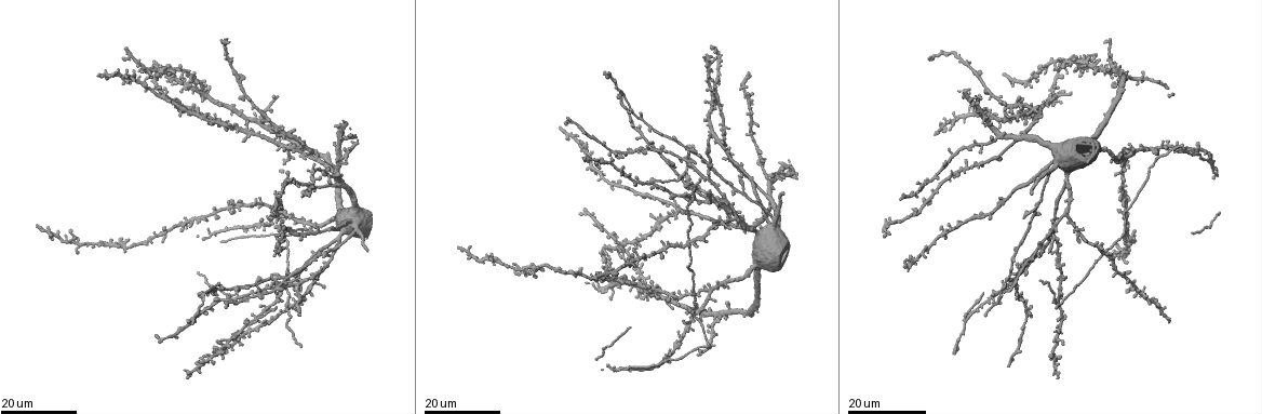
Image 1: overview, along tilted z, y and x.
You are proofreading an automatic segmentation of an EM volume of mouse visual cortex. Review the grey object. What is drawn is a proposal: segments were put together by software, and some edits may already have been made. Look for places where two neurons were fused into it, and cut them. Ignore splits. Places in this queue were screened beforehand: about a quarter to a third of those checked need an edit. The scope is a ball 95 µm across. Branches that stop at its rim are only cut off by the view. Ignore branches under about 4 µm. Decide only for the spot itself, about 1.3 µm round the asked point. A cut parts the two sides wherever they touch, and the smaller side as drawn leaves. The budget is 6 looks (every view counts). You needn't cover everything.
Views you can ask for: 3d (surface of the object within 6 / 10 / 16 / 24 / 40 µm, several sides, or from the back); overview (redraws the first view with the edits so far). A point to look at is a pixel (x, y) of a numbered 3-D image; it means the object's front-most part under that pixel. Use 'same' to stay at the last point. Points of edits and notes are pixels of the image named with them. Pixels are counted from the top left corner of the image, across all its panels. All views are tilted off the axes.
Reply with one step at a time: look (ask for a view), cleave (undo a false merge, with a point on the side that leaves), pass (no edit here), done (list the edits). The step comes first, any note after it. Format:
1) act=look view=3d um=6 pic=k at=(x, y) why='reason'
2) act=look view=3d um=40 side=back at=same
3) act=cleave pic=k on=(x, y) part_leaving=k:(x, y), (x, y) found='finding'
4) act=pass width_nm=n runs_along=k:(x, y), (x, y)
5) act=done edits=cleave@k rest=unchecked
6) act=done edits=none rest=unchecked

act=look view=3d um=16 pic=1 at=(312, 155) why='looks like a crossing'

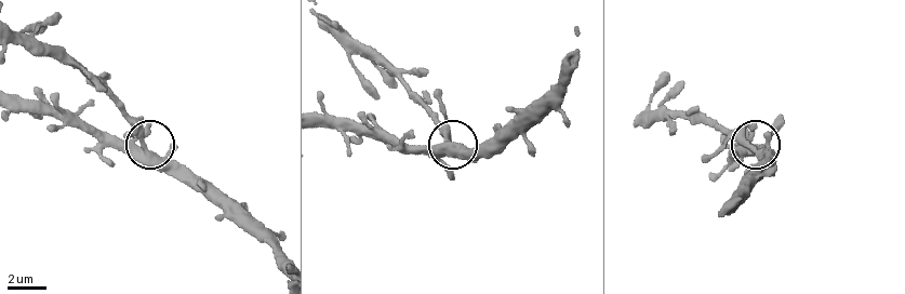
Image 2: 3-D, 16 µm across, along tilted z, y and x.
act=look view=3d um=10 pic=2 at=(143, 145) why='zoom in'

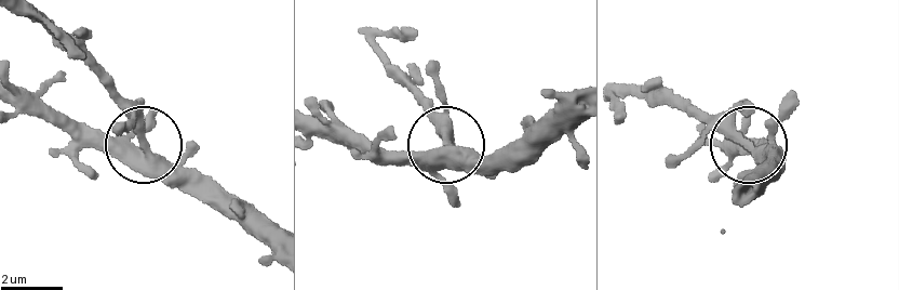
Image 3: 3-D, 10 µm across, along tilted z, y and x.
act=pass width_nm=400 found='one neuron here'

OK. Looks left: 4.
act=look view=3d um=24 pic=1 at=(686, 240) why='small branch off a trunk'

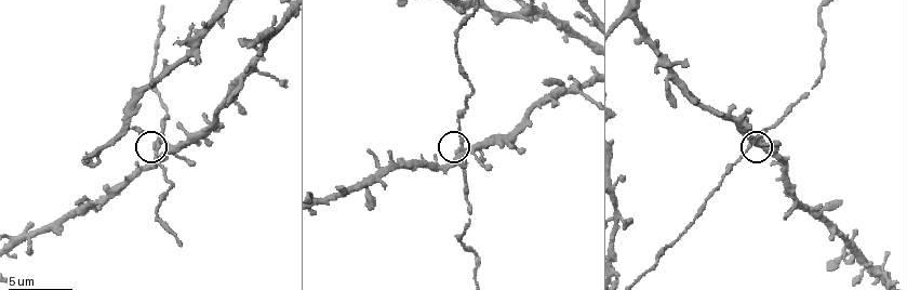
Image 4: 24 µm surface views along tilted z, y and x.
act=look view=3d um=10 pic=4 at=(157, 140)

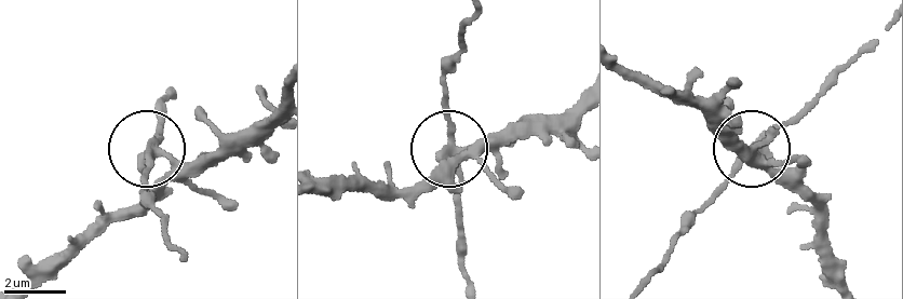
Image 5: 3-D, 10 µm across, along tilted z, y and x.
act=pass side_arm_um=23 runs_along=5:(580, 97), (555, 114), (455, 149), (442, 110), (444, 64) found='all the same neuron'

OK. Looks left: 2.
act=look view=3d um=16 pic=1 at=(1126, 156) why='four-way junction'

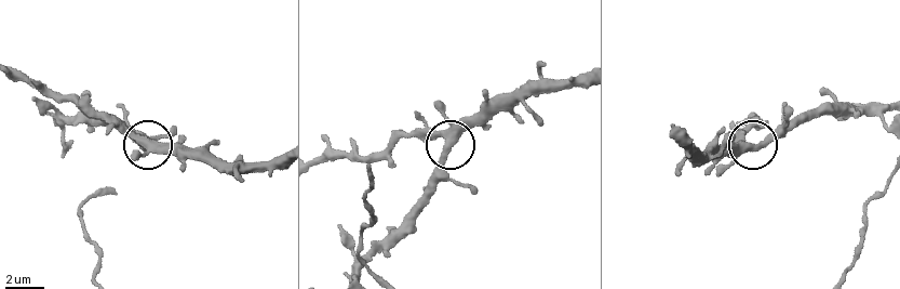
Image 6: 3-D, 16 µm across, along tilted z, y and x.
act=look view=3d um=6 pic=6 at=(449, 139)

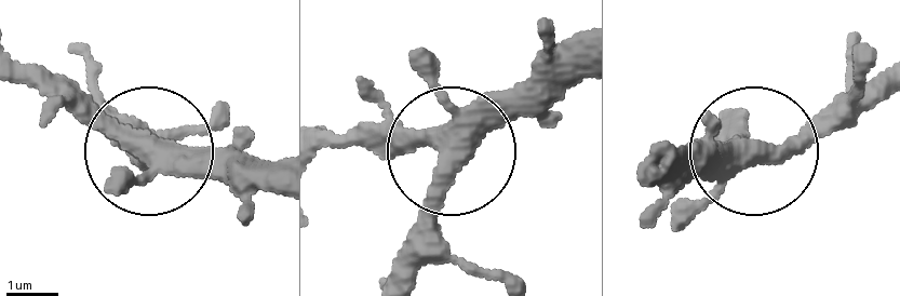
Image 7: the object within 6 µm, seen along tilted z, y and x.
act=pass arms=4 runs_along=7:(583, 42), (547, 50), (478, 113), (392, 274) found='all the same neuron'

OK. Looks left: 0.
act=done edits=none rest=unchecked

